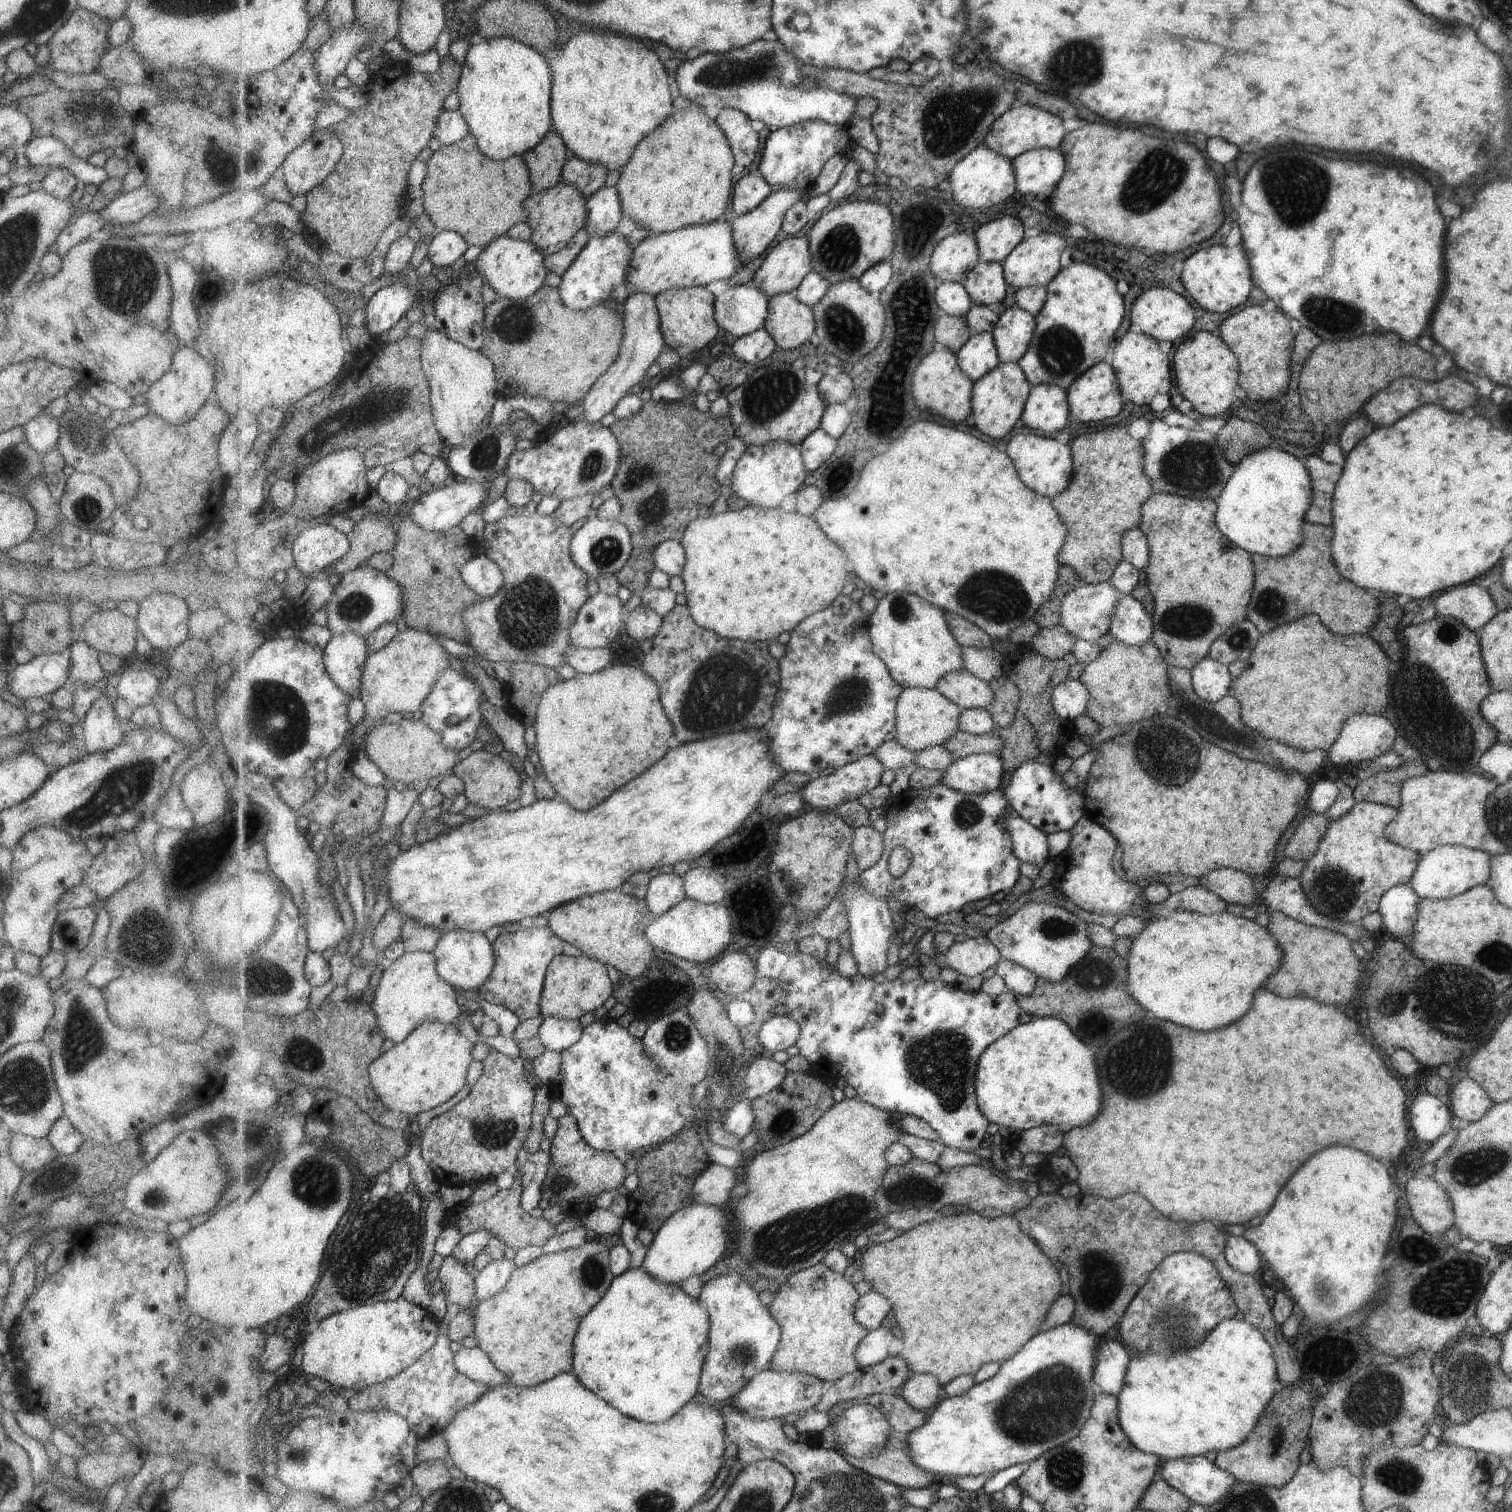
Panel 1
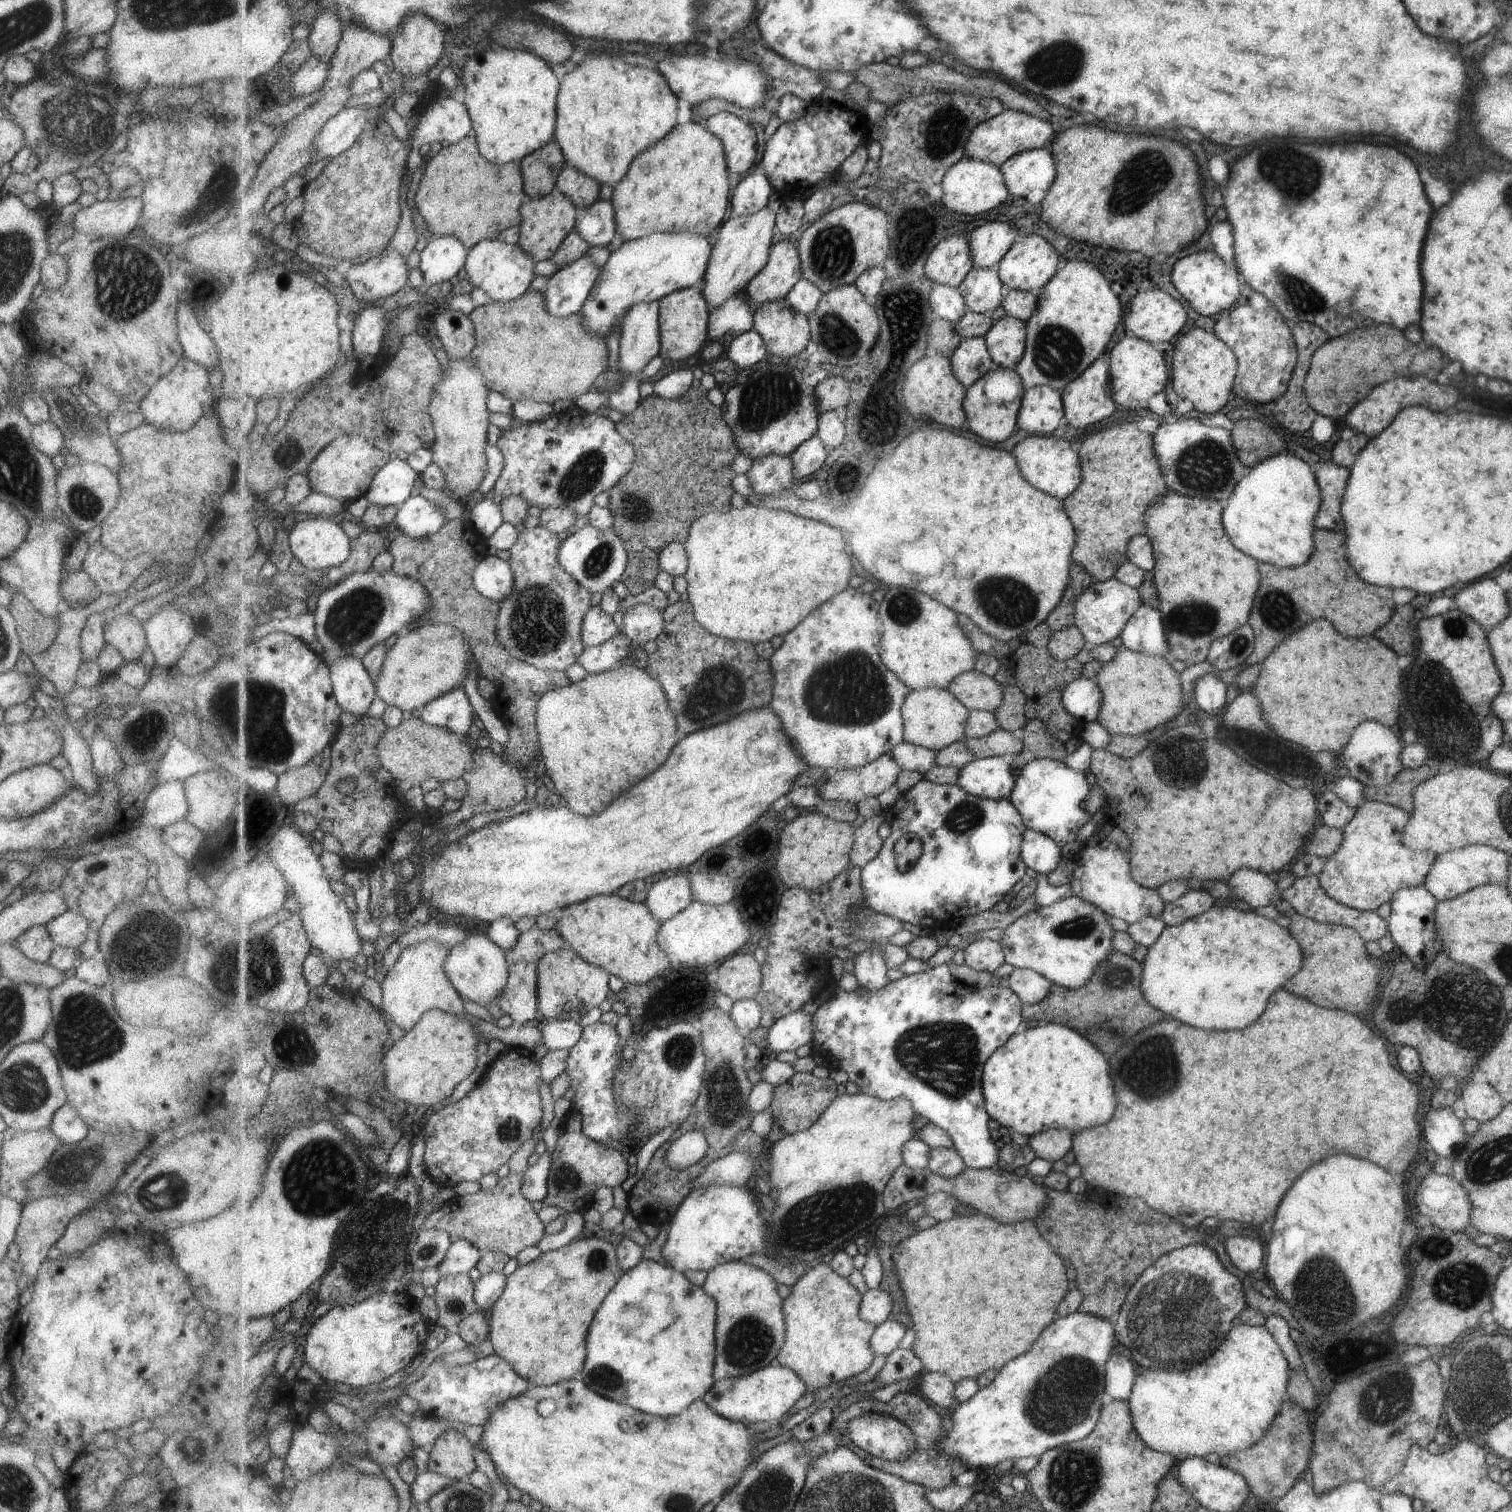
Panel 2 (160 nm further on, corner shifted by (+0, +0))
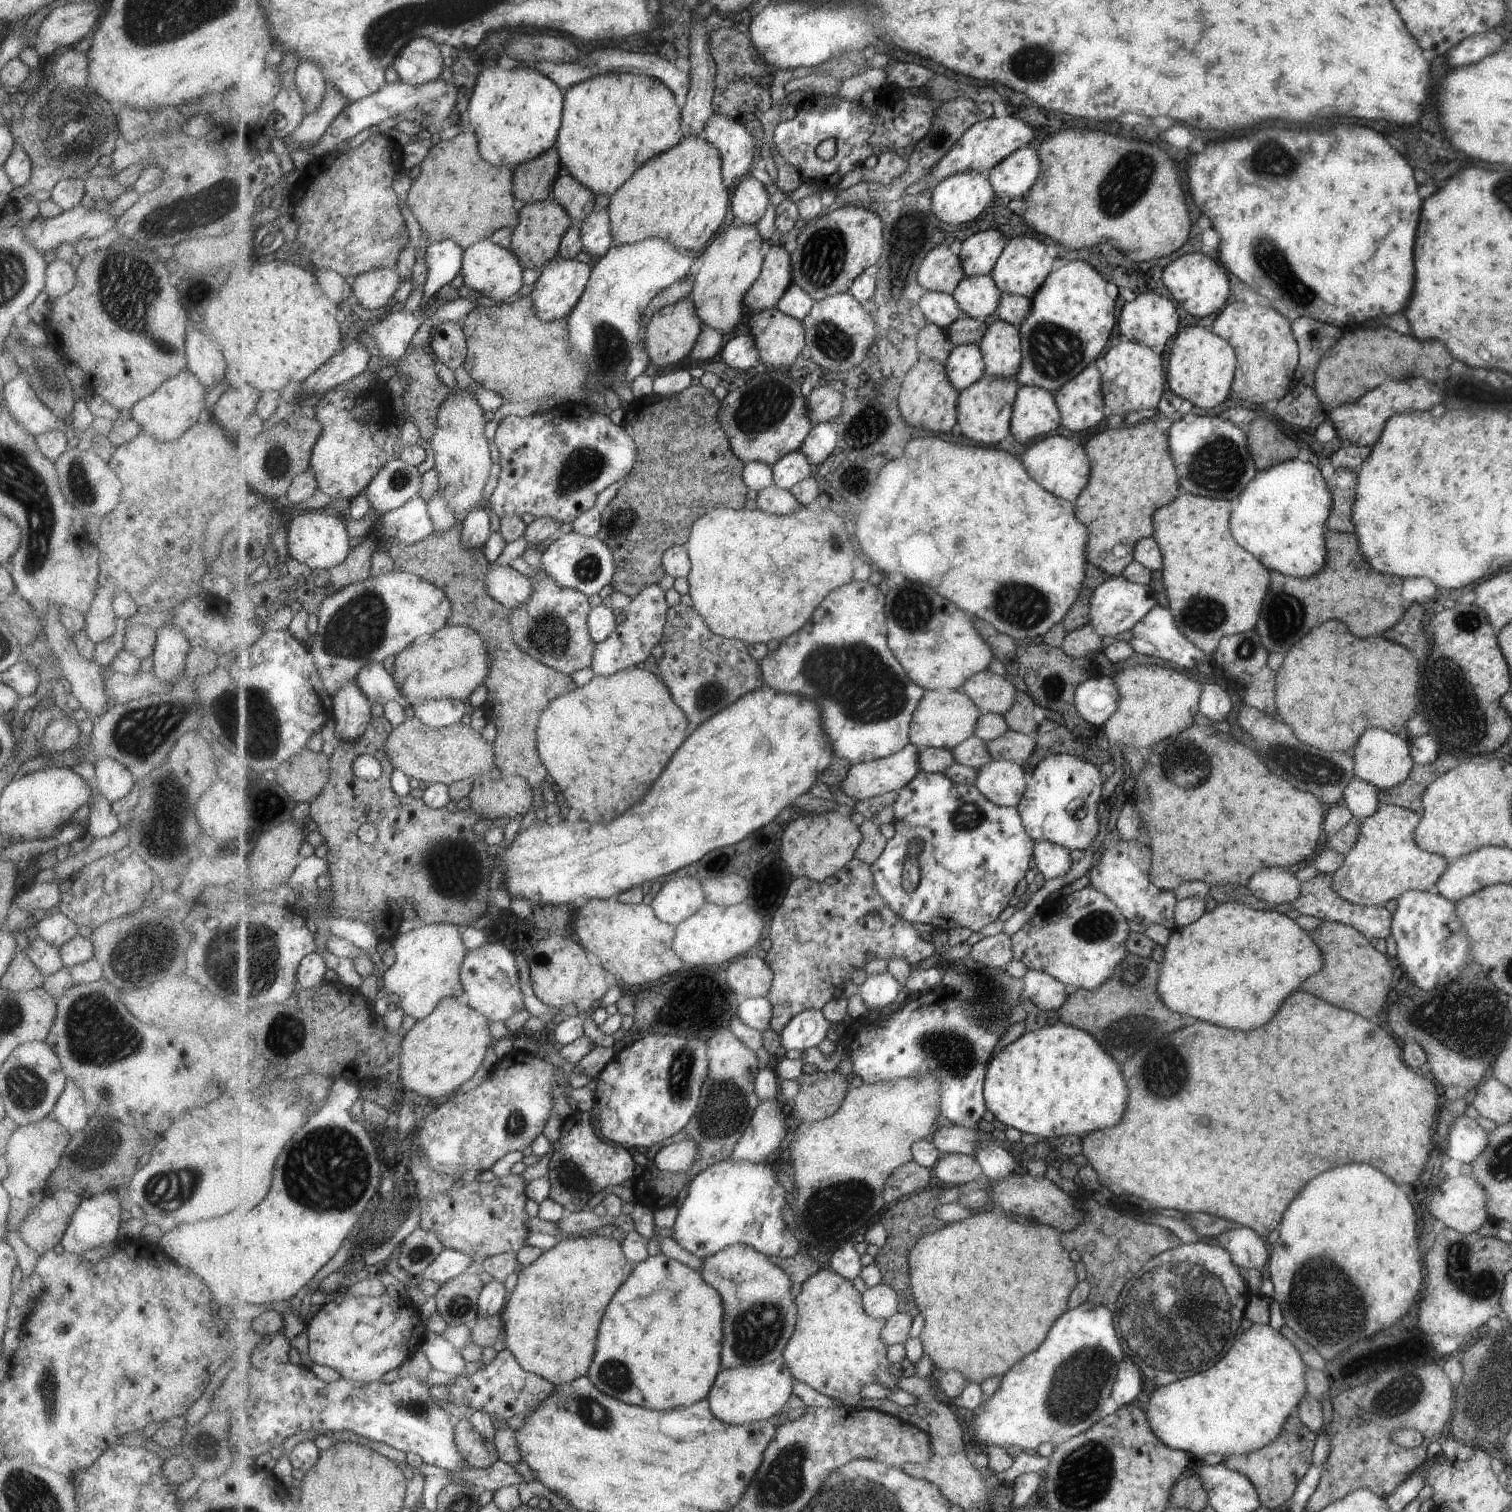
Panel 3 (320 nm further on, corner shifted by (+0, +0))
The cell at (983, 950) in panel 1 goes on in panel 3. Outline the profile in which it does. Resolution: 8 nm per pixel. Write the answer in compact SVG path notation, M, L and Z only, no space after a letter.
M1001 932L985 937L973 945L969 955L982 965L1003 969L1014 959L1012 936Z

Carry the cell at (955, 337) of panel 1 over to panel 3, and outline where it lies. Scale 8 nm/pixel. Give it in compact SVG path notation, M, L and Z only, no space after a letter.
M929 323L920 332L918 345L920 346L920 353L925 358L944 364L956 347L948 331L935 323Z

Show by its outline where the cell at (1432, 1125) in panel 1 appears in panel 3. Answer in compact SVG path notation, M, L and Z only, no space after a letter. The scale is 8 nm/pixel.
M1461 1114L1450 1123L1443 1153L1453 1160L1470 1164L1488 1145L1487 1137L1488 1134L1475 1123L1475 1119Z

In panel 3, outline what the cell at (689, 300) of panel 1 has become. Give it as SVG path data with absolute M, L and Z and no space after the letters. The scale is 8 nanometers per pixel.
M686 293L679 294L679 299L675 303L664 306L653 316L653 320L649 324L646 355L650 357L651 362L661 368L678 367L681 360L685 360L691 354L703 329L704 322L692 297Z

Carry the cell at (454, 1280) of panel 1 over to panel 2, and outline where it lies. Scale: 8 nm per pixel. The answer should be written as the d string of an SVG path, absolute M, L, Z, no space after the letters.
M467 1273L456 1275L441 1275L434 1287L437 1311L439 1312L437 1324L449 1330L456 1330L462 1320L481 1310L477 1304L474 1292L476 1284Z

